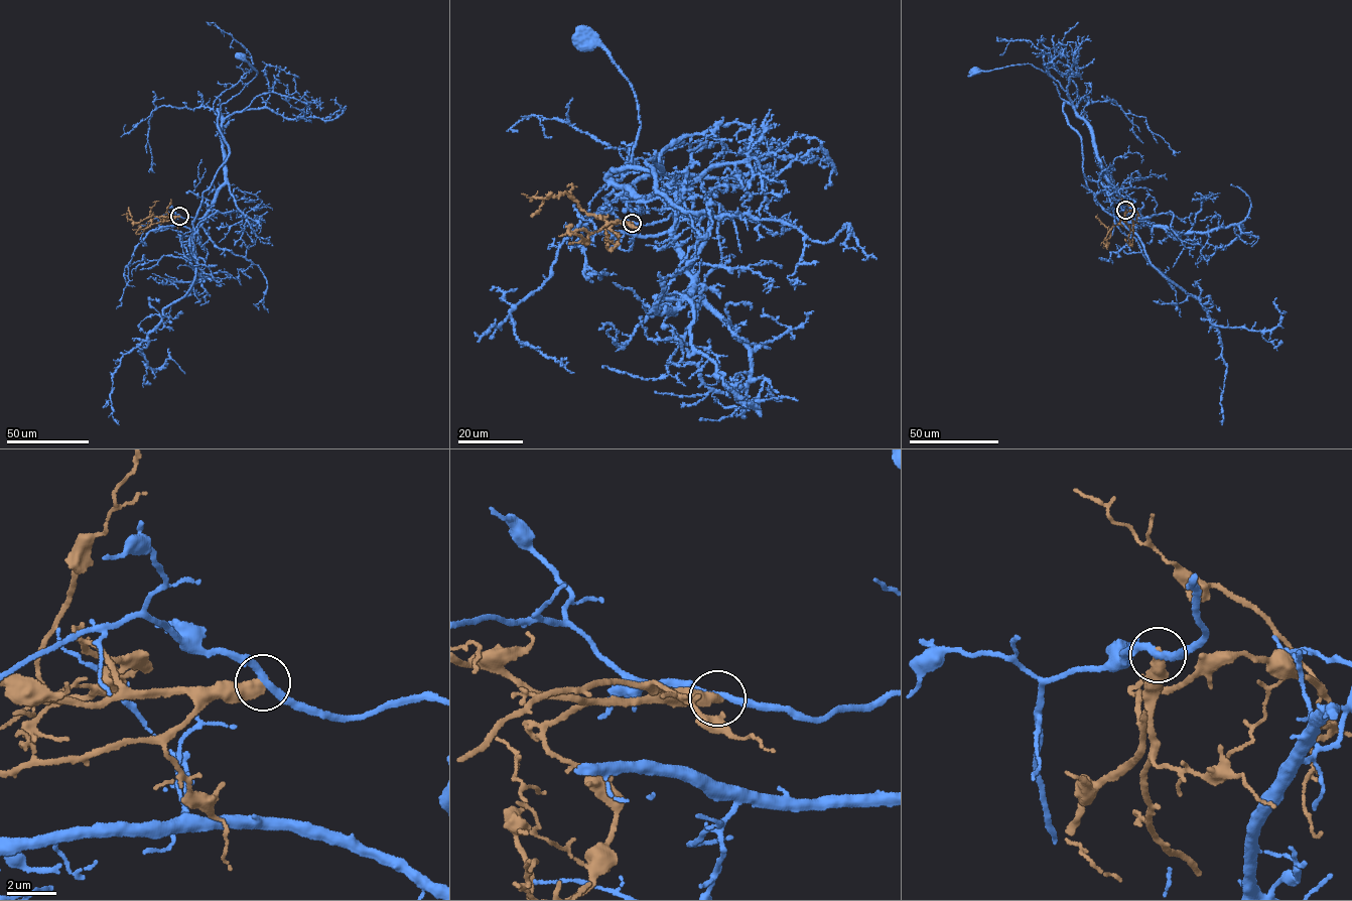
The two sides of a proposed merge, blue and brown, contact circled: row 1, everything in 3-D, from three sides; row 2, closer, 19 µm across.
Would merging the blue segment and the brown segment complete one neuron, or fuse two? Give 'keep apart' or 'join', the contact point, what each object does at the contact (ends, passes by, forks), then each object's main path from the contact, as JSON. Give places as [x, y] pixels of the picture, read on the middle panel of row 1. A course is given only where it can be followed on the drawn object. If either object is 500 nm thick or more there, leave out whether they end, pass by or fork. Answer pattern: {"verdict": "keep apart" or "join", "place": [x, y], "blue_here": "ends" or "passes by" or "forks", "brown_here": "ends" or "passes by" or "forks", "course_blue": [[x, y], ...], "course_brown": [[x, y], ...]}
{"verdict": "keep apart", "place": [632, 223], "blue_here": "passes by", "brown_here": "ends", "course_blue": [[632, 223], [668, 218], [679, 186], [646, 202], [609, 175], [631, 161], [638, 105], [604, 48], [581, 38]], "course_brown": [[632, 223], [597, 218], [586, 214], [563, 192], [543, 199], [539, 210], [531, 216]]}

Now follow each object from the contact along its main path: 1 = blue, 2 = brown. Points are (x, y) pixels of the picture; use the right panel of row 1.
1: (1125, 210), (1128, 204), (1118, 195), (1100, 163), (1091, 126), (1060, 98), (1052, 78), (1027, 63), (973, 71)
2: (1125, 210), (1124, 217), (1108, 233), (1107, 244), (1110, 231)

